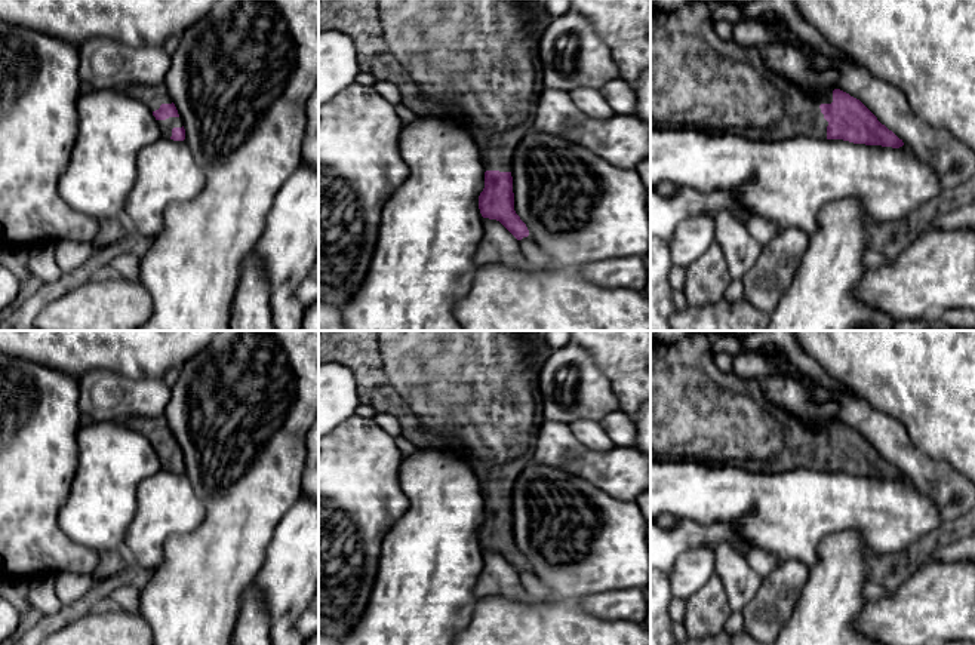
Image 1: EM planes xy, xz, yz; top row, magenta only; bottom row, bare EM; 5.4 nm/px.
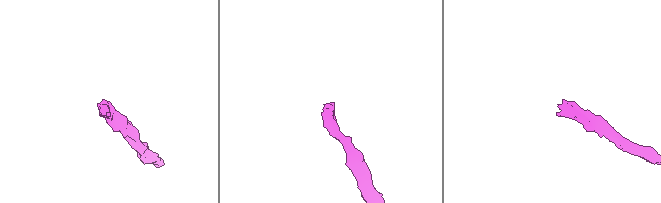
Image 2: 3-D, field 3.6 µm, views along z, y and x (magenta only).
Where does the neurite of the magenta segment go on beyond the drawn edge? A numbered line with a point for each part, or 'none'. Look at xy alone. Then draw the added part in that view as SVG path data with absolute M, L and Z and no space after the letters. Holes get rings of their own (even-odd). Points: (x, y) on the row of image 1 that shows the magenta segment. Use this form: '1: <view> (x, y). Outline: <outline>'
1: xy (151, 97). Outline: M127 85L122 90L130 98L142 102L151 113L159 110L162 104L172 104L172 98L164 85Z

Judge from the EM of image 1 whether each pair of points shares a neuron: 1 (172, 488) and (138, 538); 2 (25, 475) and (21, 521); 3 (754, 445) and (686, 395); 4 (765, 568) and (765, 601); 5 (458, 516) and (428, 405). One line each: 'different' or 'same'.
1: same
2: same
3: same
4: different
5: different

